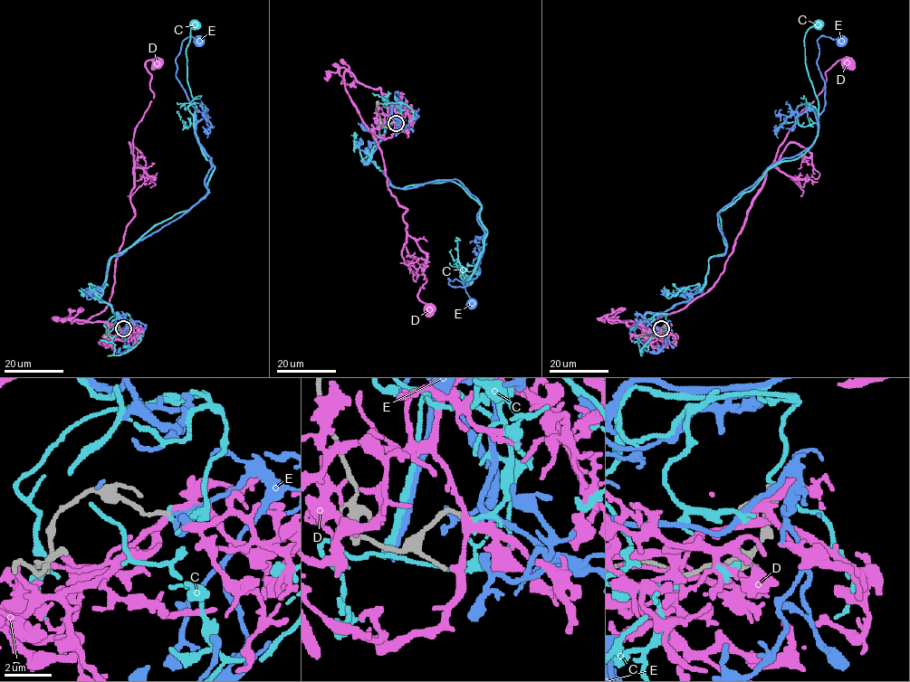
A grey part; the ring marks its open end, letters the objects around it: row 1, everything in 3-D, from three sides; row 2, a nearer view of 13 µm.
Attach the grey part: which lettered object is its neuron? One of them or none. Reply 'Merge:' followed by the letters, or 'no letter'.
Merge: E

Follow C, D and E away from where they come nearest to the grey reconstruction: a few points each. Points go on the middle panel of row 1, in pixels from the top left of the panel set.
C: (396, 123), (389, 108), (366, 163), (394, 186), (457, 183), (482, 206), (468, 280), (458, 267), (467, 279)
D: (395, 123), (379, 89), (346, 71), (387, 188), (407, 210), (407, 251), (426, 278), (417, 298), (427, 308)
E: (396, 123), (397, 98), (366, 164), (481, 204), (483, 251), (447, 279), (471, 301)

